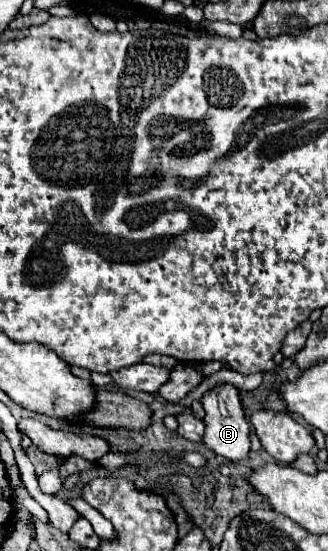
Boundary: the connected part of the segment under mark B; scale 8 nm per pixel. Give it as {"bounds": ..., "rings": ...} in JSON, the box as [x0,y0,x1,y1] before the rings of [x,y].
{"bounds":[201,383,251,461],"rings":[[[223,383],[223,385],[217,385],[215,389],[211,389],[209,393],[205,393],[201,397],[201,403],[205,407],[205,423],[207,423],[203,443],[211,451],[215,451],[217,455],[227,457],[229,461],[247,459],[249,451],[251,451],[251,439],[249,439],[251,427],[245,419],[245,411],[243,411],[243,405],[241,405],[241,399],[239,399],[239,391],[233,385]]]}

